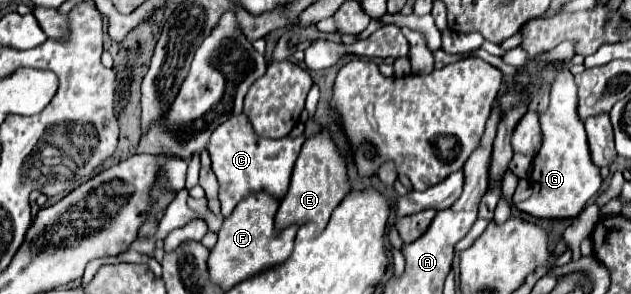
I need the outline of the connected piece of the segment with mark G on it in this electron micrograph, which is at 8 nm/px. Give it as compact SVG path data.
M567 69L557 73L557 79L551 87L549 109L539 117L543 143L539 153L535 155L533 169L529 175L529 183L533 195L527 201L521 201L517 209L541 217L541 219L567 219L581 213L585 203L593 199L601 189L601 169L591 161L591 151L587 145L587 131L583 121L579 121L579 111L575 105L579 103L577 87L573 75Z

